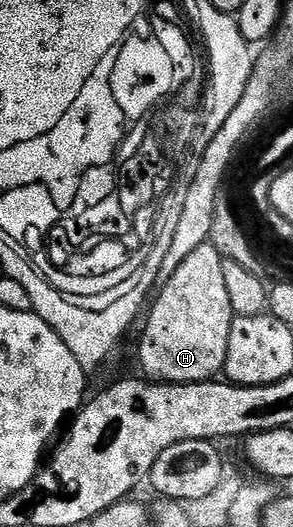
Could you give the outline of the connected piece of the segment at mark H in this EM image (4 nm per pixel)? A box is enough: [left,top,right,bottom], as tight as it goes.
[139,241,236,383]

